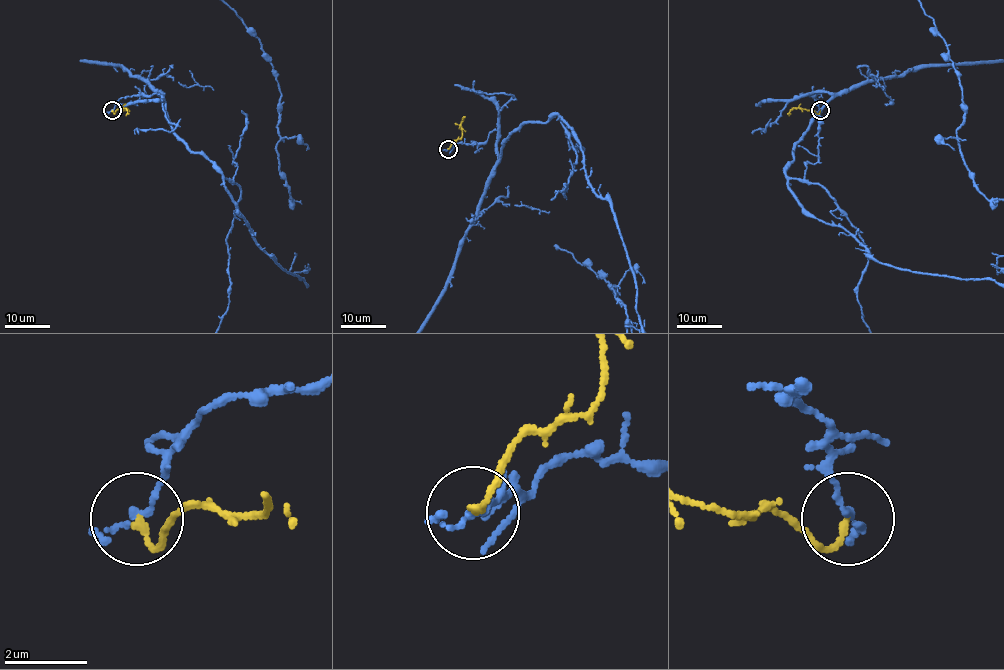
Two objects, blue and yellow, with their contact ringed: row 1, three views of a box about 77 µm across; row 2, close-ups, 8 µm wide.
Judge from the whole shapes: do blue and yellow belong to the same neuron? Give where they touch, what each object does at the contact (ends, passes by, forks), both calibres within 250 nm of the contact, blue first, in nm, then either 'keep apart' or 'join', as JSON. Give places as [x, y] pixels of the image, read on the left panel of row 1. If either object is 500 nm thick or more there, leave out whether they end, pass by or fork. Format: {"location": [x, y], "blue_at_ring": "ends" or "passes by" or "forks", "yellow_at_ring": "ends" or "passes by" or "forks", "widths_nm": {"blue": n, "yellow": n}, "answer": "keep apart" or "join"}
{"location": [112, 110], "blue_at_ring": "passes by", "yellow_at_ring": "ends", "widths_nm": {"blue": 130, "yellow": 160}, "answer": "keep apart"}

